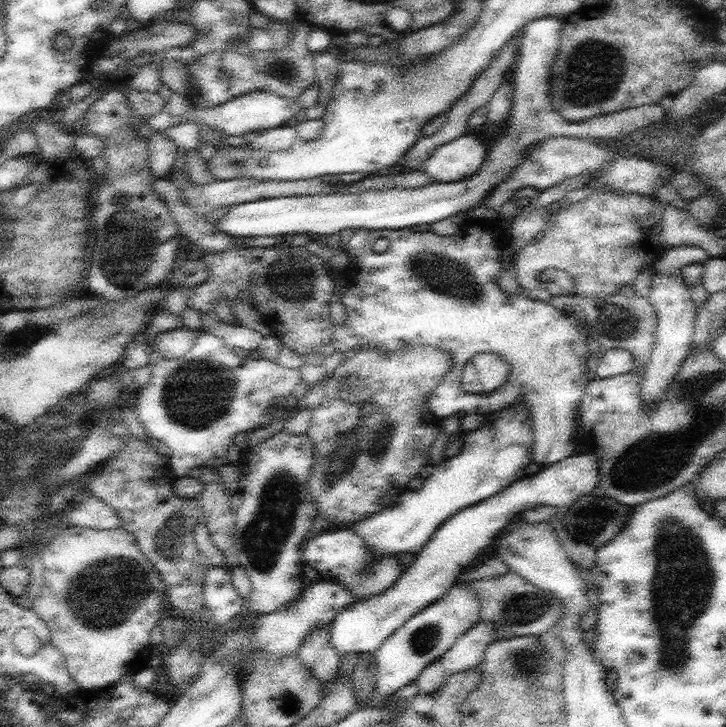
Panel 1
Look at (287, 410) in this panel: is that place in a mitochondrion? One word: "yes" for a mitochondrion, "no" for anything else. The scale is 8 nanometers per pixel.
no

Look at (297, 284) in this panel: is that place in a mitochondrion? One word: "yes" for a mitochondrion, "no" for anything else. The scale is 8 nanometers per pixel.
yes

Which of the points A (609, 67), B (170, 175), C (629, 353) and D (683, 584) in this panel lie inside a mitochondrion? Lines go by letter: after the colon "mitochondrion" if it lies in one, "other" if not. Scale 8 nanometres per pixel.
A: mitochondrion
B: other
C: other
D: mitochondrion

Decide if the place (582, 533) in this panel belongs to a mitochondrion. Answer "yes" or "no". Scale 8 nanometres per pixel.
no

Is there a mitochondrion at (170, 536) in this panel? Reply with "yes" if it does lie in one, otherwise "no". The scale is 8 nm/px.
yes

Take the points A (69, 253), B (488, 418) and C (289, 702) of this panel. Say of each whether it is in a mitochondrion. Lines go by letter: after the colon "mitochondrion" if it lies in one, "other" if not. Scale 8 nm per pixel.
A: other
B: other
C: mitochondrion

